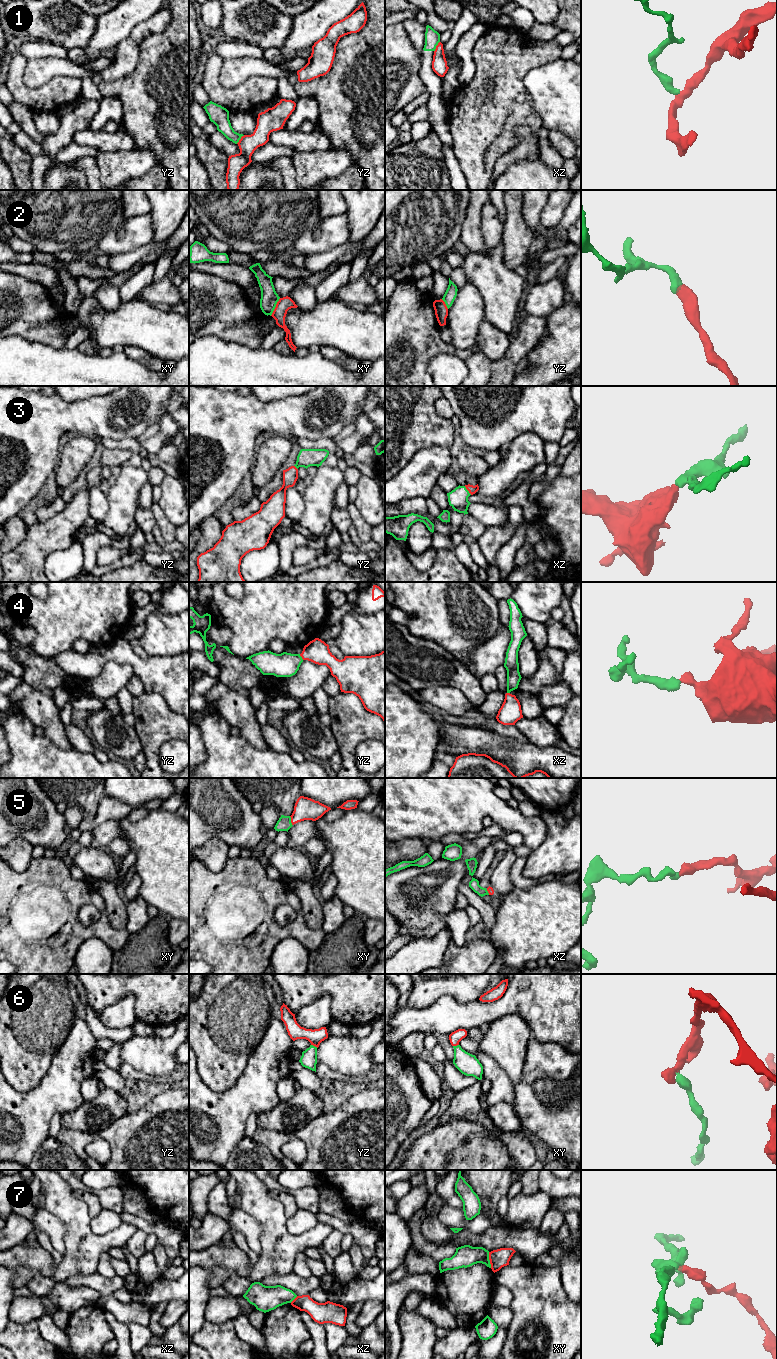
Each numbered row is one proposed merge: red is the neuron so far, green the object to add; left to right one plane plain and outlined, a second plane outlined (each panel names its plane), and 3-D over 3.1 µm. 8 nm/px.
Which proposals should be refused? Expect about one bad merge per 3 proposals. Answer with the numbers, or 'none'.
1, 2, 7

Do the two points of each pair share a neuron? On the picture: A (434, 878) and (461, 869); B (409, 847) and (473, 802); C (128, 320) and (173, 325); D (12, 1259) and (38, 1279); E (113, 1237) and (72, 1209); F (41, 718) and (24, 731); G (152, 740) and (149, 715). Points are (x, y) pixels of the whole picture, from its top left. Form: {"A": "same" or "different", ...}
{"A": "same", "B": "different", "C": "same", "D": "different", "E": "same", "F": "different", "G": "same"}

